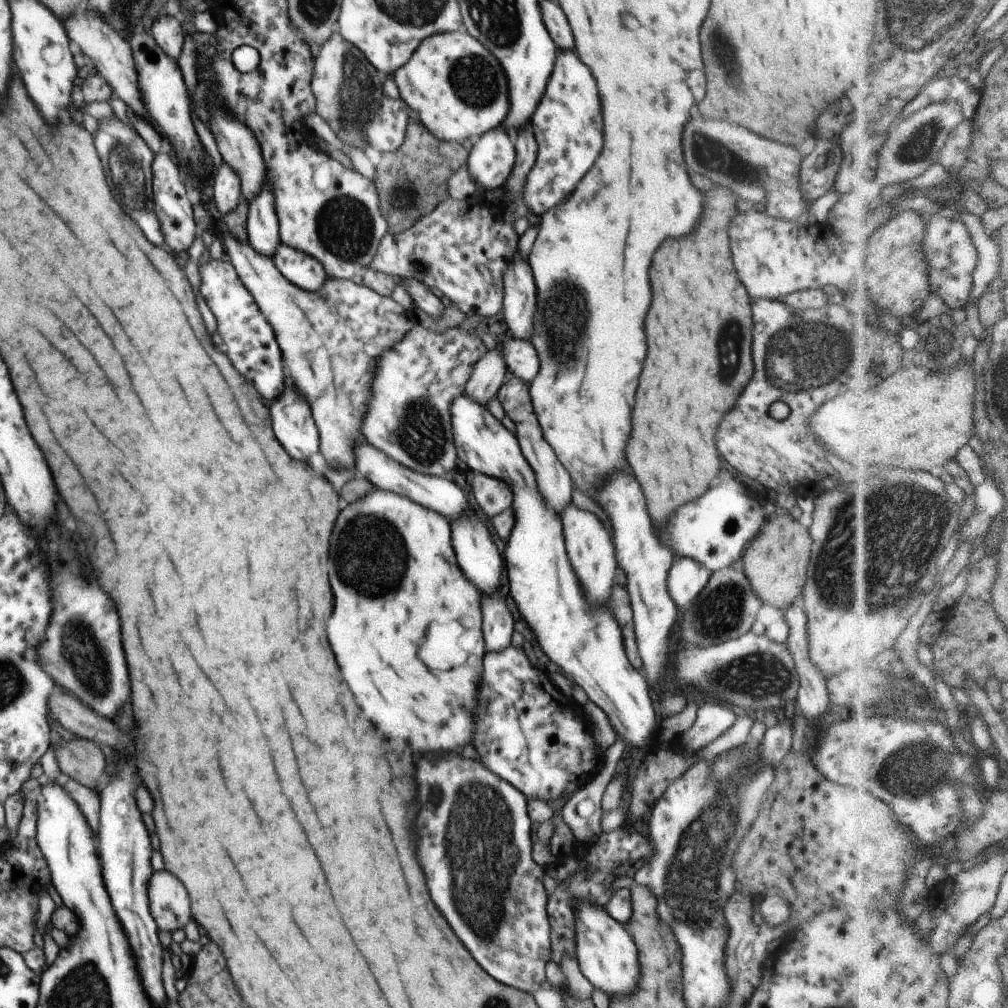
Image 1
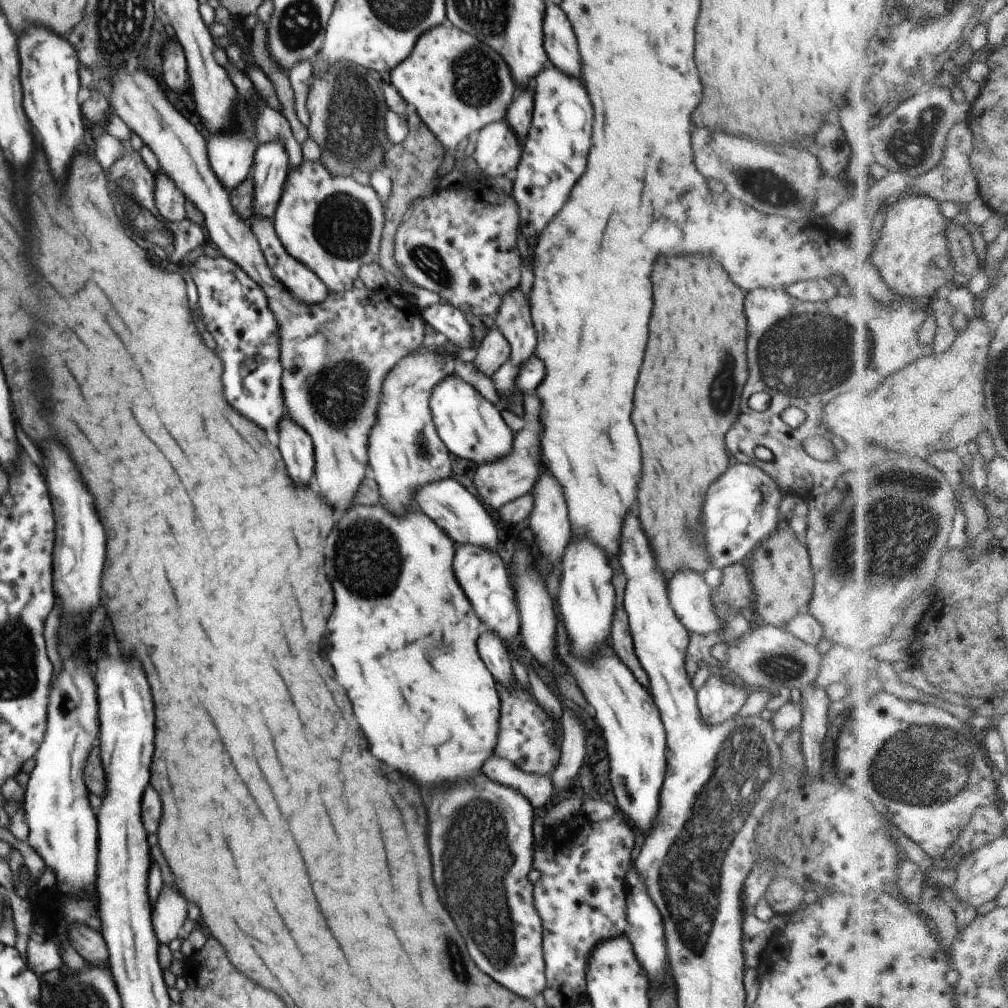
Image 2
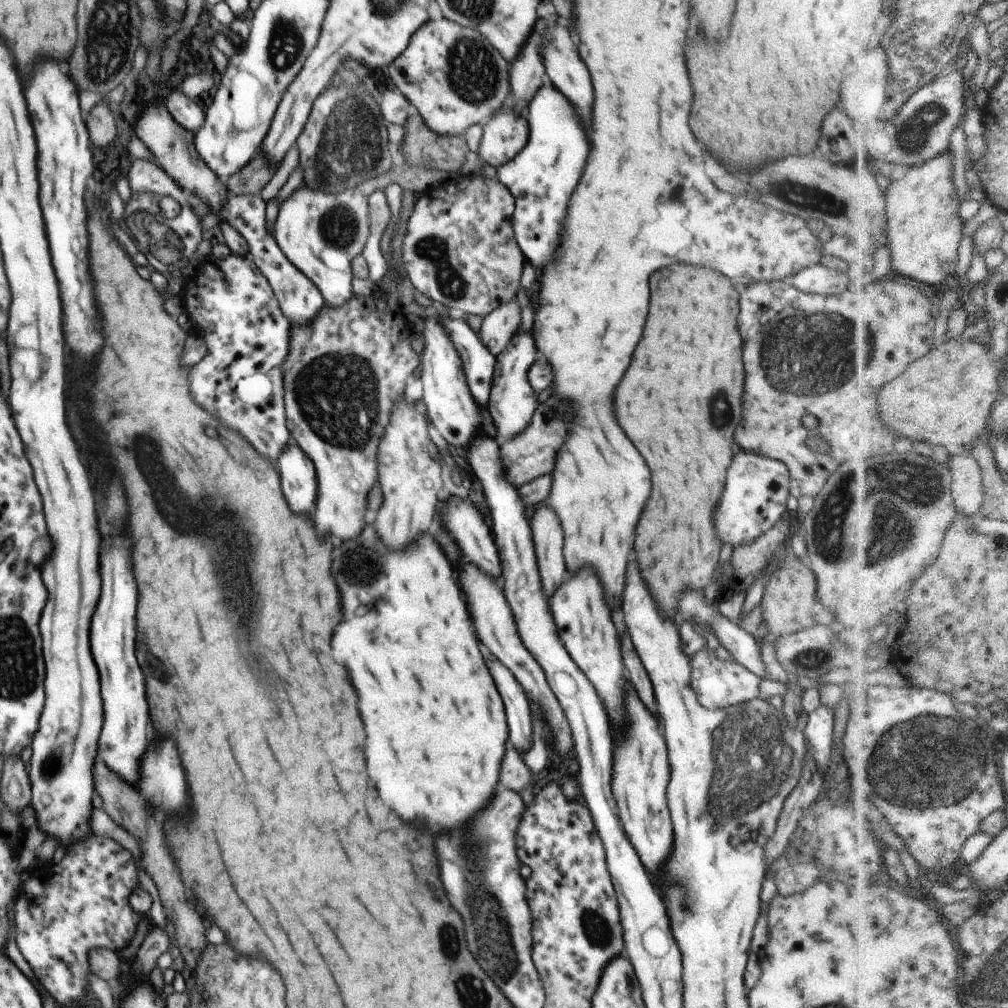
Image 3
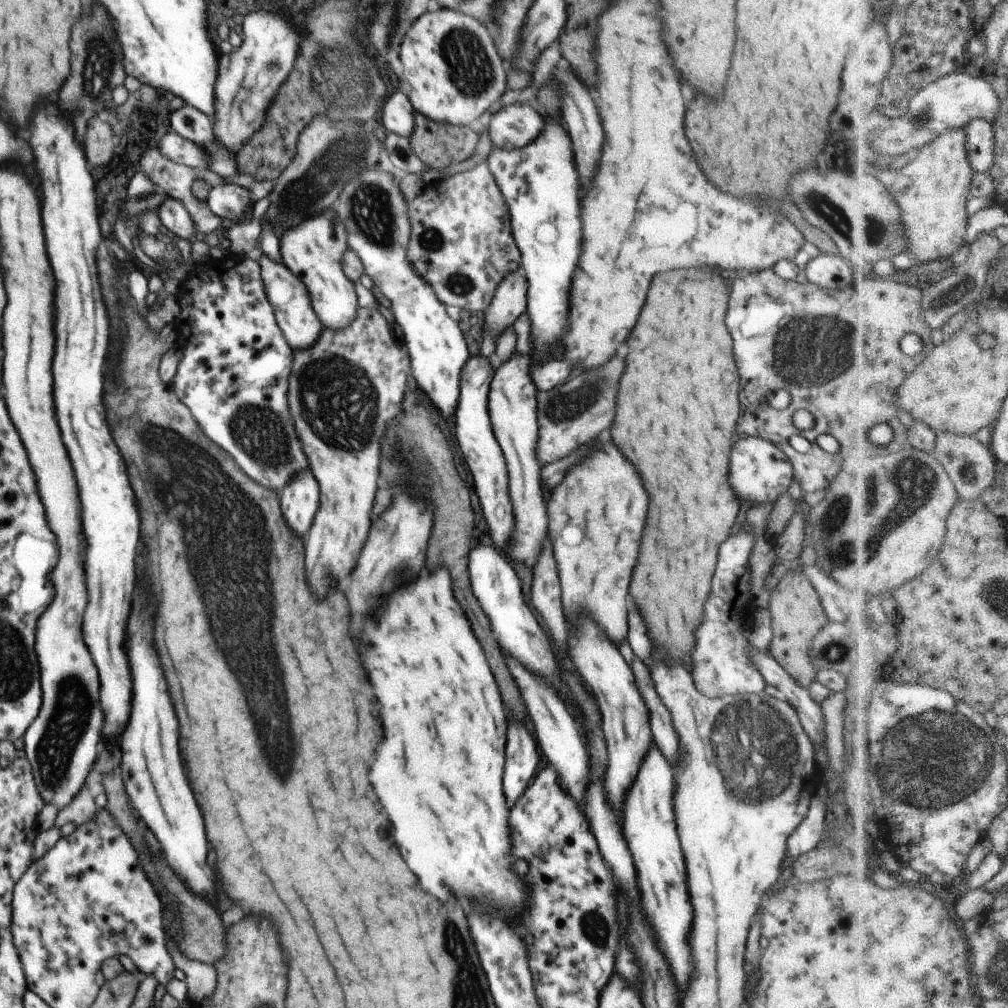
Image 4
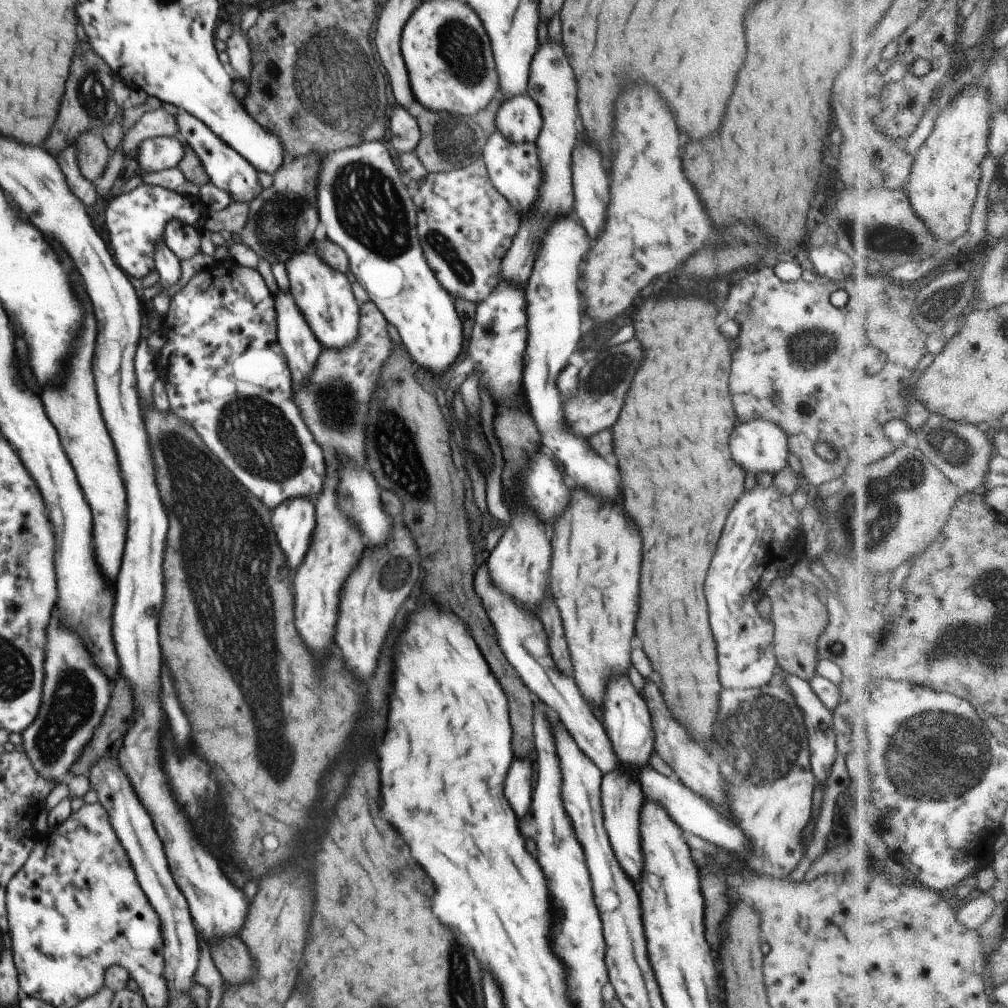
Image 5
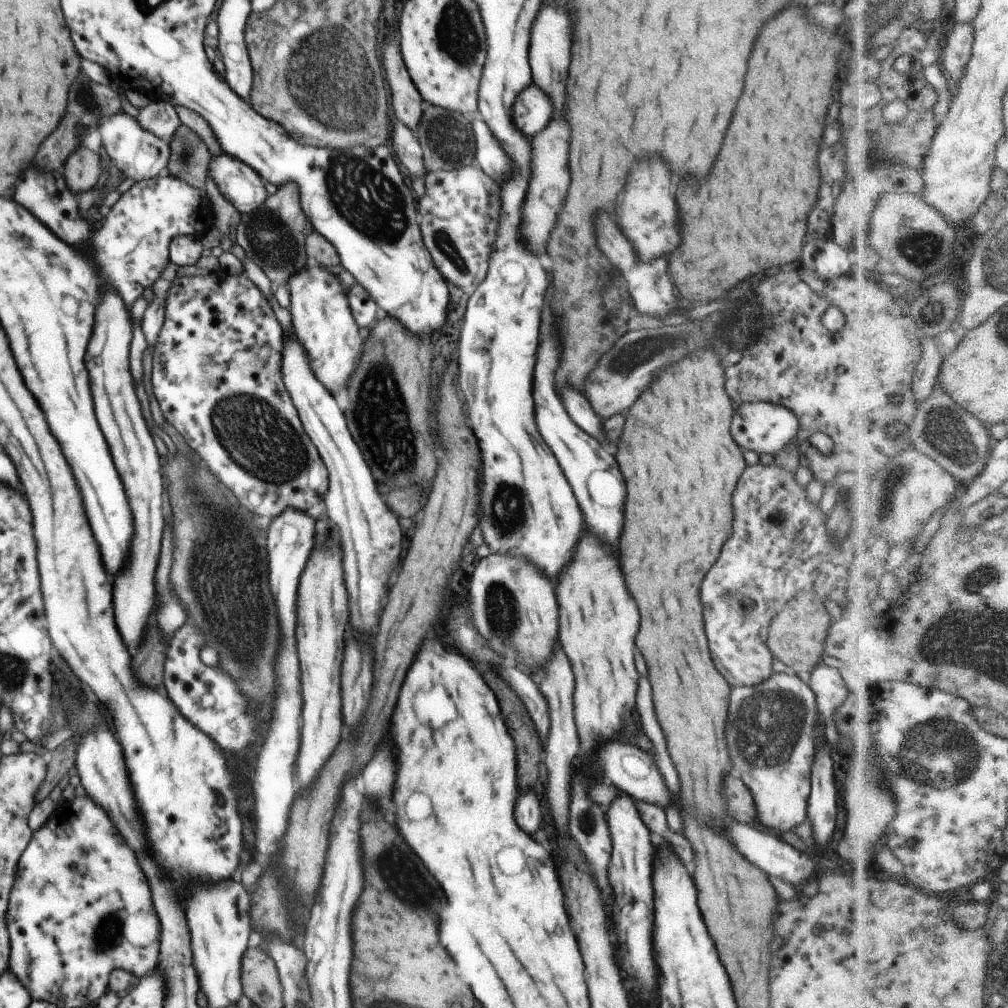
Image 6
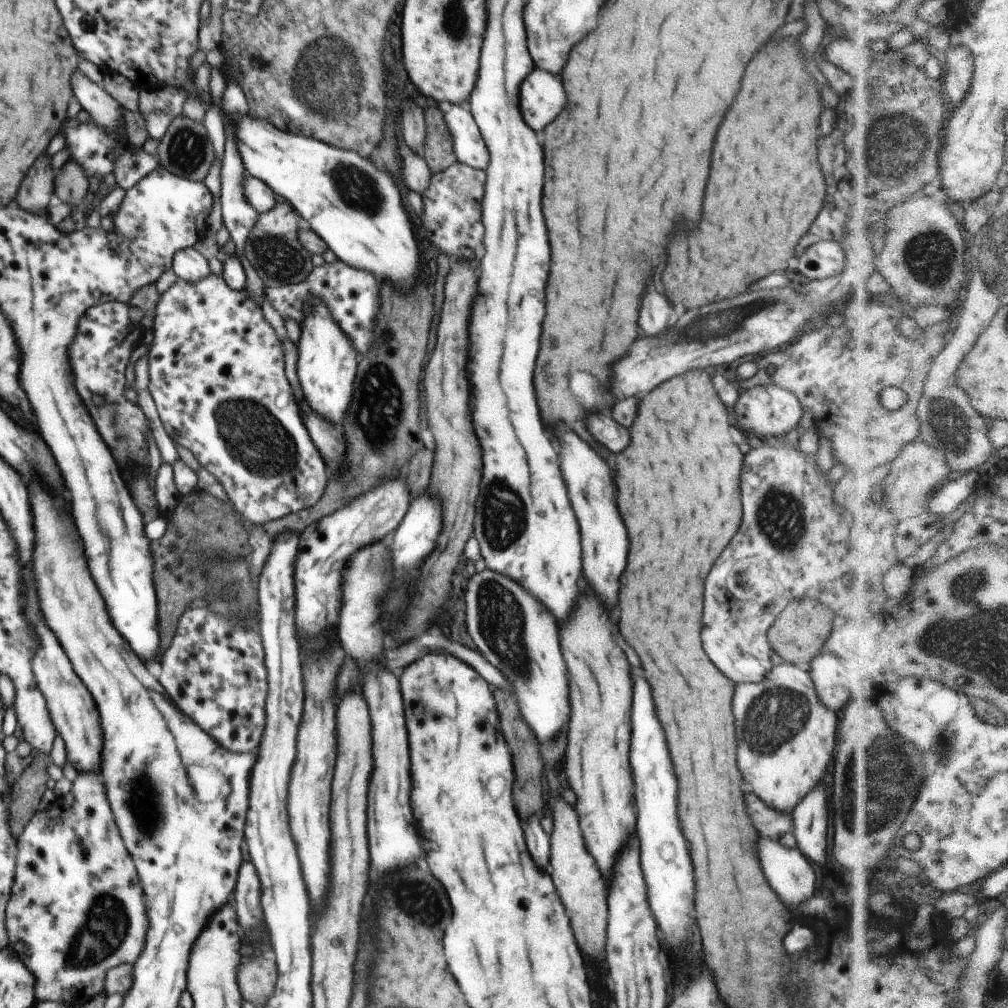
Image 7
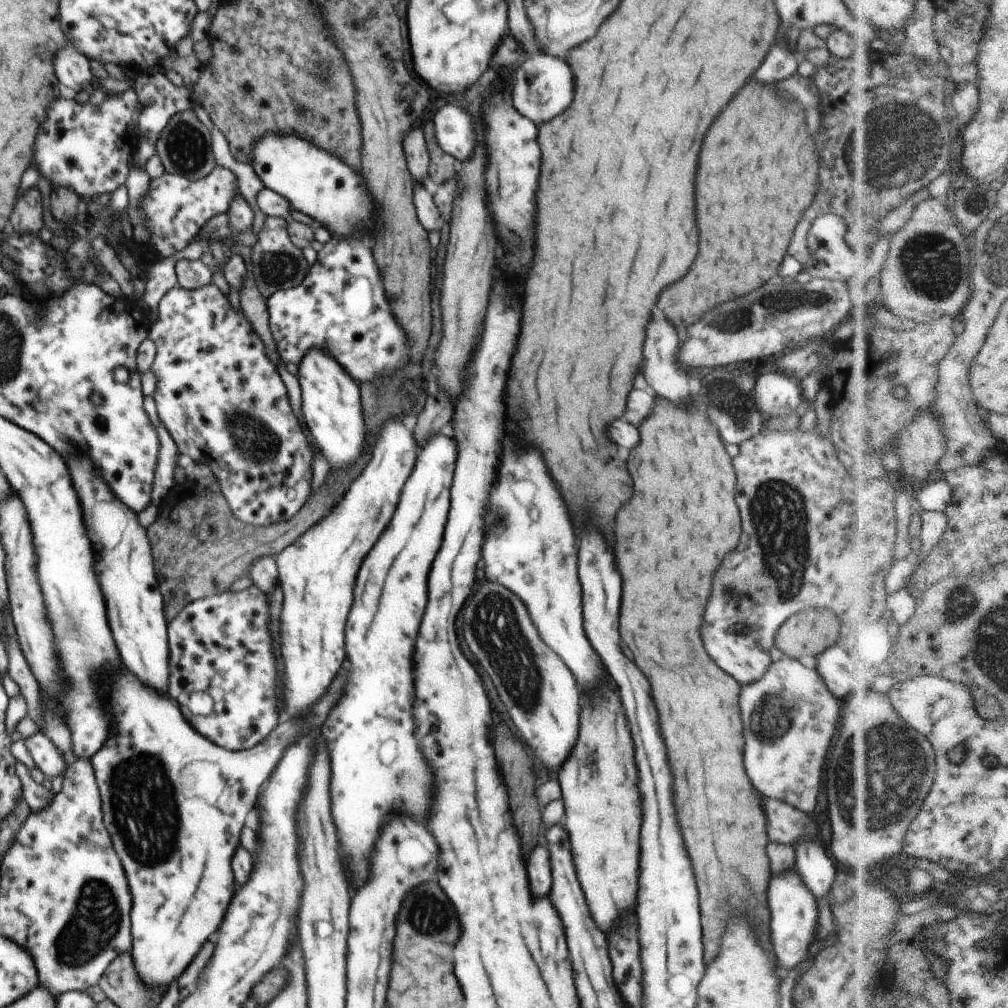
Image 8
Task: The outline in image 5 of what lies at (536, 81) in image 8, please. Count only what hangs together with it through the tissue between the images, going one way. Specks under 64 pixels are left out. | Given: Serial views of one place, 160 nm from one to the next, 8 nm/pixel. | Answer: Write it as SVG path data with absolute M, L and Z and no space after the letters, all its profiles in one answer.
M526 93L503 102L495 115L496 130L515 143L535 143L543 127L538 105Z

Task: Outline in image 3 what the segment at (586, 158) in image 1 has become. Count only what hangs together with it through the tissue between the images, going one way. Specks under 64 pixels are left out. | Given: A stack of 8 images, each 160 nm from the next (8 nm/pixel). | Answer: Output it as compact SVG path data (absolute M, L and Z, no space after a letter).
M548 80L536 91L531 103L527 106L525 114L529 123L529 139L526 146L506 164L497 168L498 181L500 181L515 198L515 211L513 212L513 229L515 239L521 248L526 260L530 261L535 270L544 268L556 252L558 242L558 228L564 216L564 206L567 208L569 198L582 176L582 166L586 164L588 150L590 150L587 130L582 128L582 120L576 108Z

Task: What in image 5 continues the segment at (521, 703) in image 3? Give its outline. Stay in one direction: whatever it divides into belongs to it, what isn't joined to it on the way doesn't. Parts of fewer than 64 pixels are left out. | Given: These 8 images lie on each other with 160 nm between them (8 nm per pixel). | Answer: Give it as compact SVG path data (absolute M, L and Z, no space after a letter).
M516 757L516 760L510 764L508 776L506 776L506 800L510 802L510 806L514 808L514 812L520 816L524 816L524 812L530 806L534 782L532 781L532 762L526 759Z

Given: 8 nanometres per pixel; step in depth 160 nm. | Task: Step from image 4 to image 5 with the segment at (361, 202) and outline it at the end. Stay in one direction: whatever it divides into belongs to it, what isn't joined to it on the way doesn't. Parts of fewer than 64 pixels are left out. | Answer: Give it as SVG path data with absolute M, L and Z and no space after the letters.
M365 141L356 147L324 154L317 186L318 220L326 224L326 236L349 256L349 270L368 292L389 324L396 327L413 362L432 374L444 374L462 352L462 322L454 309L454 298L436 280L419 245L417 208L386 146Z

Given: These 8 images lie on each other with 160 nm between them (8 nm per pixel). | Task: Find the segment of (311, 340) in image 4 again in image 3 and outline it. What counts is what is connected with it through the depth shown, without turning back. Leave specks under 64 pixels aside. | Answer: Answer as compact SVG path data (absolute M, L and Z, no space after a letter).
M230 195L222 207L220 220L228 222L244 236L249 246L248 254L270 283L282 312L292 325L309 323L326 306L320 289L290 262L280 250L273 233L266 227L266 201L261 195Z

